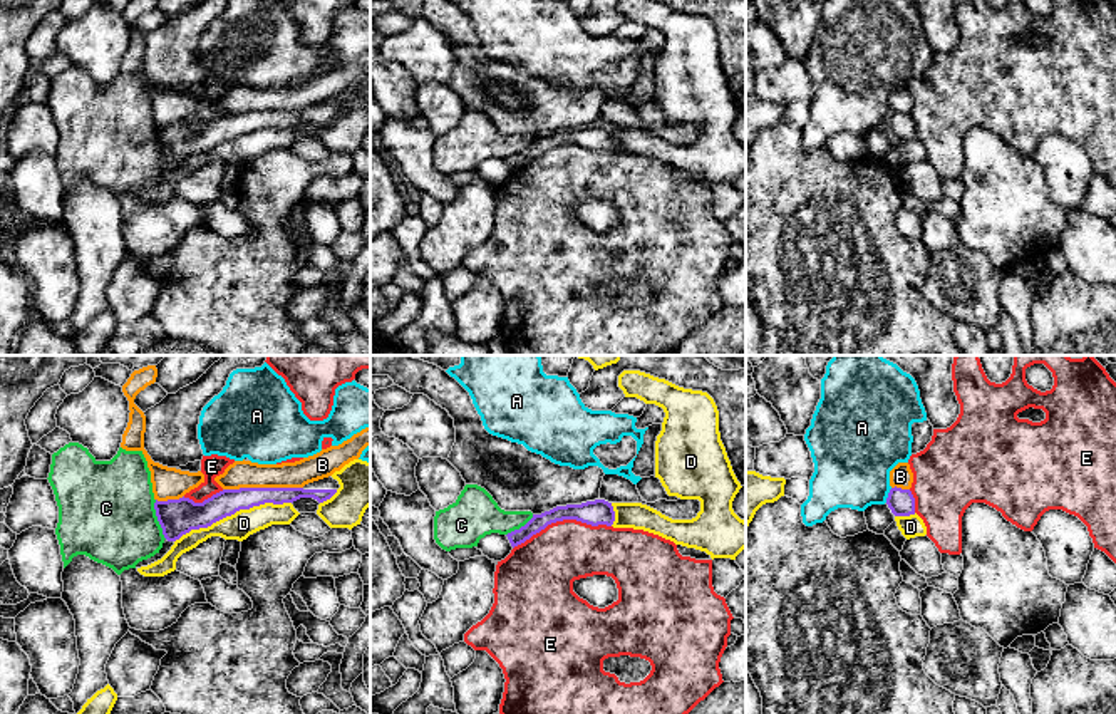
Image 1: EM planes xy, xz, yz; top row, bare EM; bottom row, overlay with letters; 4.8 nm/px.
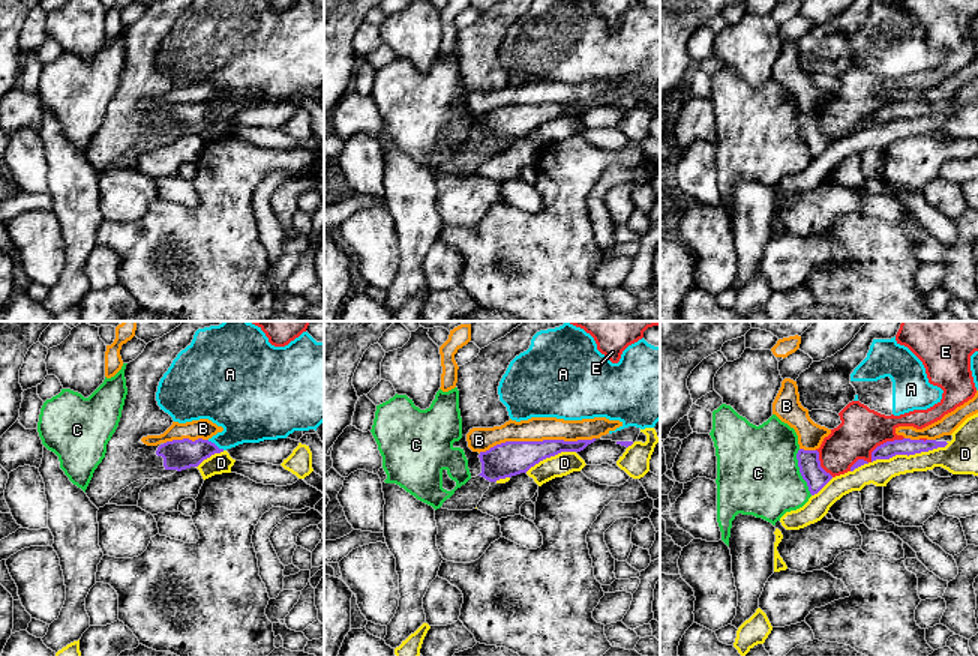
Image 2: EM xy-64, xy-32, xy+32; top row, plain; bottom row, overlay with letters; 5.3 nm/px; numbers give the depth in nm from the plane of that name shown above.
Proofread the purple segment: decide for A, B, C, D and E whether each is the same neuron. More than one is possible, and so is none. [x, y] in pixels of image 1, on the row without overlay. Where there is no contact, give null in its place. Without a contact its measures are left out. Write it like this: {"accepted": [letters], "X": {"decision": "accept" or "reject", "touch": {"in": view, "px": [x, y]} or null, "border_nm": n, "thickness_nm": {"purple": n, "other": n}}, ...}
{"accepted": [], "A": {"decision": "reject", "touch": {"in": "yz", "px": [888, 119]}, "border_nm": 80, "thickness_nm": {"purple": 130, "other": 380}}, "B": {"decision": "reject", "touch": {"in": "xy", "px": [262, 113]}, "border_nm": 380, "thickness_nm": {"purple": 130, "other": 130}}, "C": {"decision": "reject", "touch": {"in": "xy", "px": [158, 144]}, "border_nm": 200, "thickness_nm": {"purple": 180, "other": 460}}, "D": {"decision": "reject", "touch": {"in": "xy", "px": [232, 138]}, "border_nm": 600, "thickness_nm": {"purple": 170, "other": 130}}, "E": {"decision": "reject", "touch": {"in": "xz", "px": [562, 144]}, "border_nm": 480, "thickness_nm": {"purple": 120, "other": 320}}}

